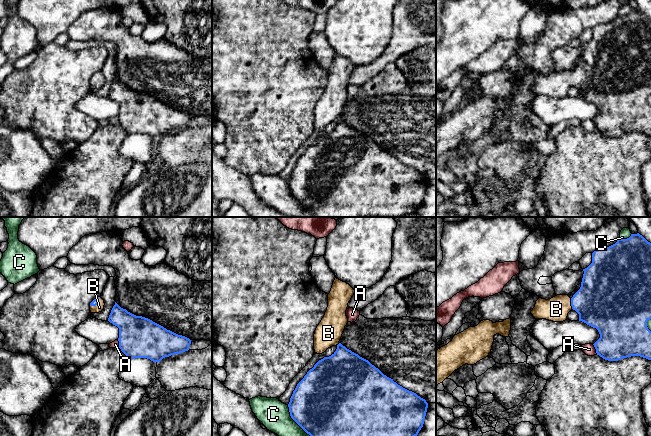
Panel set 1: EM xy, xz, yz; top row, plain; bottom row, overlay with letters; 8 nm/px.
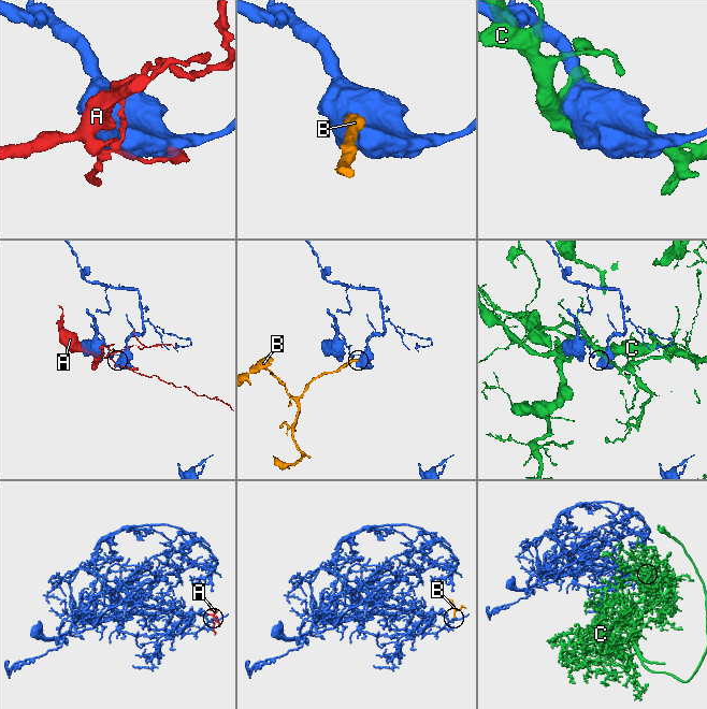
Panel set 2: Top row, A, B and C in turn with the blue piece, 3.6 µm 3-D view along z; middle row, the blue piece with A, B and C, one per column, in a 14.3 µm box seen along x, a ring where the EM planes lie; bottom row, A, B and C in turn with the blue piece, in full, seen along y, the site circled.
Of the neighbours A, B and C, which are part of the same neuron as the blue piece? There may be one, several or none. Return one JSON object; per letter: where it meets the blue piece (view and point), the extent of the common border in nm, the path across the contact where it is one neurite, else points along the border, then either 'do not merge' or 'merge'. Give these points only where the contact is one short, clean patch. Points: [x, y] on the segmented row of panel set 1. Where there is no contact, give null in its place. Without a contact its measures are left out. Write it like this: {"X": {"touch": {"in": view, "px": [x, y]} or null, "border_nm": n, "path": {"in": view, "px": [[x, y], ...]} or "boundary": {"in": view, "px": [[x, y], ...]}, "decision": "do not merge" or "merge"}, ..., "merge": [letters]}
{"A": {"touch": {"in": "yz", "px": [595, 348]}, "border_nm": 100, "decision": "do not merge"}, "B": {"touch": {"in": "yz", "px": [571, 304]}, "border_nm": 100, "path": {"in": "yz", "px": [[602, 302], [577, 302], [571, 304], [562, 304], [556, 309]]}, "decision": "merge"}, "C": {"touch": {"in": "xz", "px": [295, 421]}, "border_nm": 320, "decision": "do not merge"}, "merge": ["B"]}

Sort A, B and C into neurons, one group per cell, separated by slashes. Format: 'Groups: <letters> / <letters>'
Groups: A / B / C

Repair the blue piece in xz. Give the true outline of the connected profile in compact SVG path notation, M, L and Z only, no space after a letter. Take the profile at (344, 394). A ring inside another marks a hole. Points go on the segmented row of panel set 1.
M339 343L331 356L319 360L297 384L288 407L291 418L310 436L417 436L428 403Z

